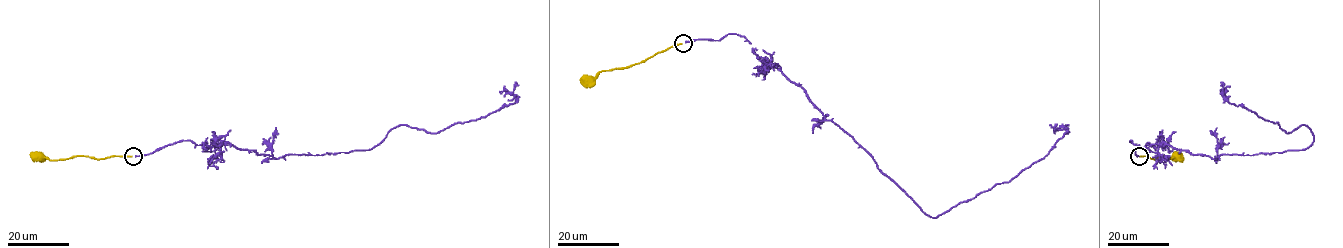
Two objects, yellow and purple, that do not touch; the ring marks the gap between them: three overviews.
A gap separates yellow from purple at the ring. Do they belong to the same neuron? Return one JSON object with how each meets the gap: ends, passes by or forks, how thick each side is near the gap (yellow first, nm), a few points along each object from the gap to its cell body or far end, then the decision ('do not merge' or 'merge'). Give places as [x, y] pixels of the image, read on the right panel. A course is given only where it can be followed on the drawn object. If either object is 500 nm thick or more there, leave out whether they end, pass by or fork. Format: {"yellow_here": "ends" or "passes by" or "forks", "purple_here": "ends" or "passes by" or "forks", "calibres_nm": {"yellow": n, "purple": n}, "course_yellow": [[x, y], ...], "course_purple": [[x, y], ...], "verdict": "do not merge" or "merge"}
{"yellow_here": "ends", "purple_here": "ends", "calibres_nm": {"yellow": 180, "purple": 240}, "course_yellow": [[1139, 157], [1155, 159], [1162, 156], [1167, 160], [1178, 157]], "course_purple": [[1138, 156], [1130, 140], [1165, 142], [1215, 159], [1305, 150], [1313, 141], [1305, 125], [1287, 133], [1220, 91]], "verdict": "do not merge"}

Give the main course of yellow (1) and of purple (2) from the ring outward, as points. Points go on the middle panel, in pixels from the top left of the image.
1: (681, 43), (637, 63), (600, 71), (589, 82)
2: (685, 42), (742, 35), (931, 217), (1043, 158), (1066, 131), (1049, 124)

